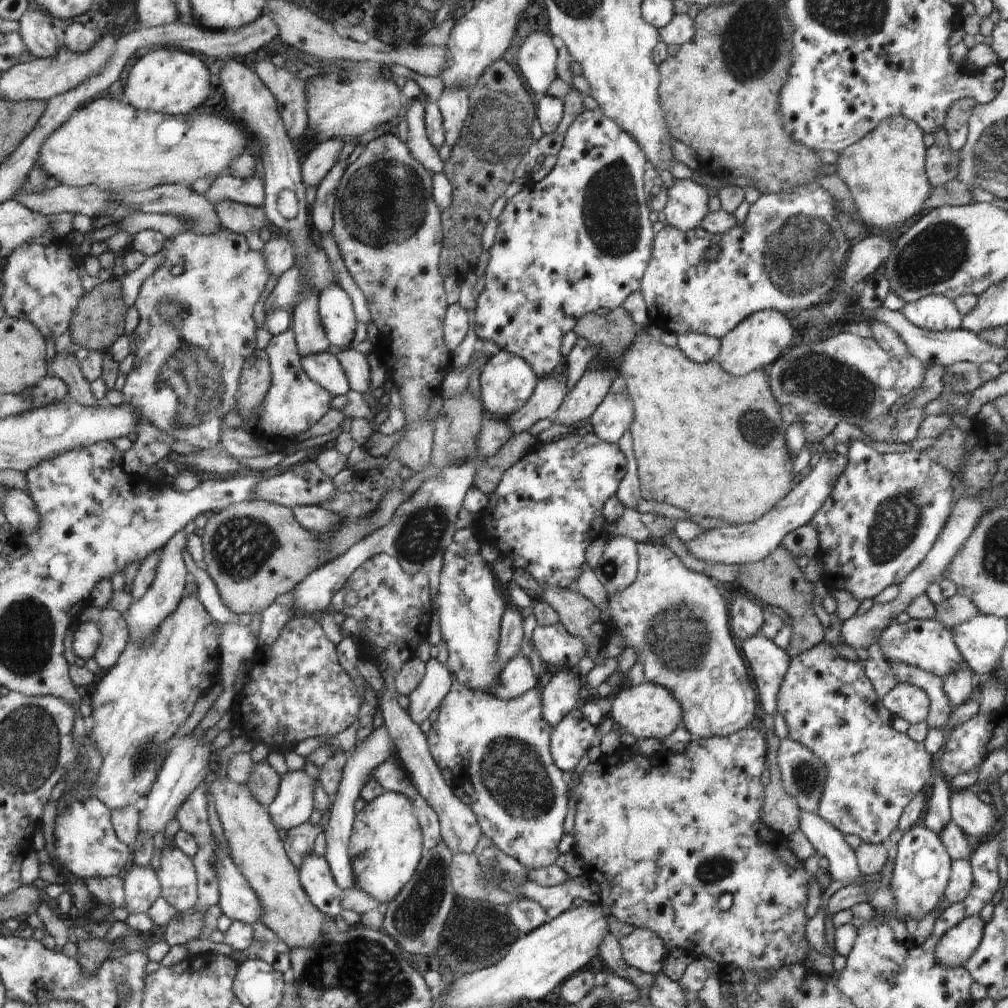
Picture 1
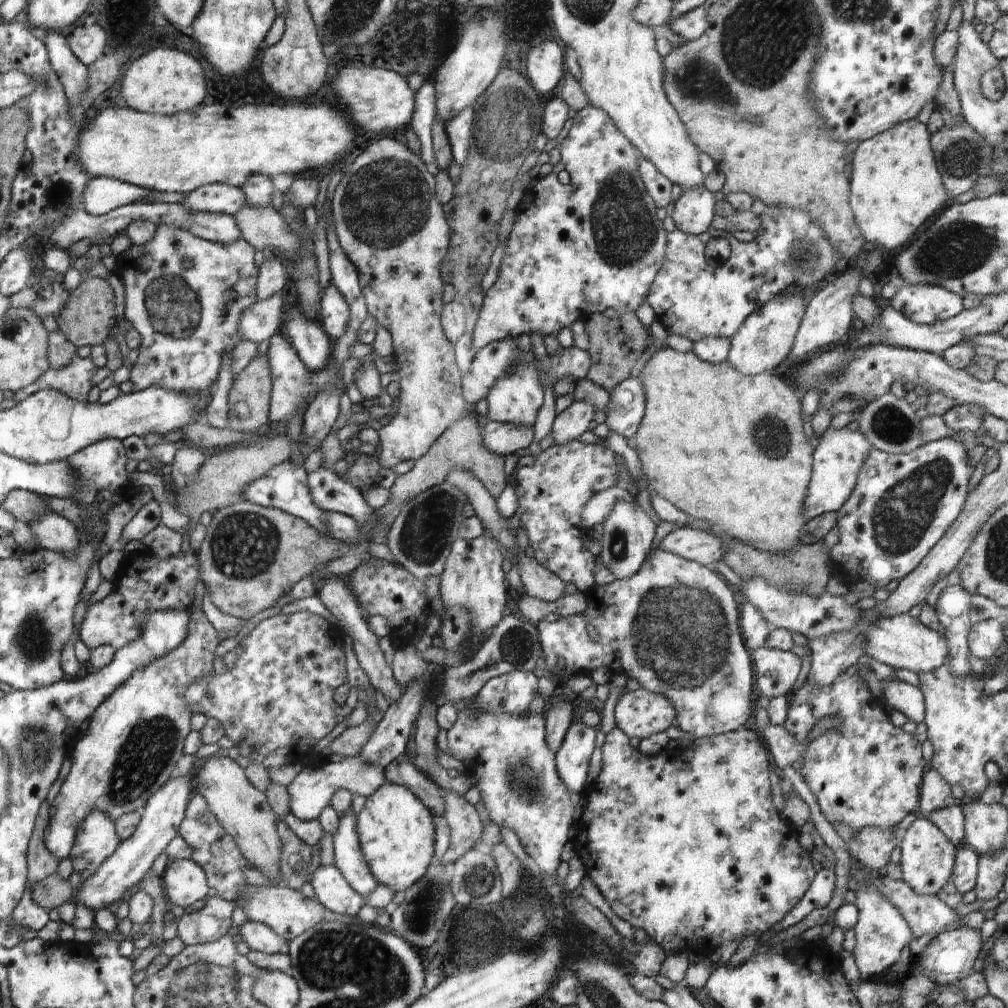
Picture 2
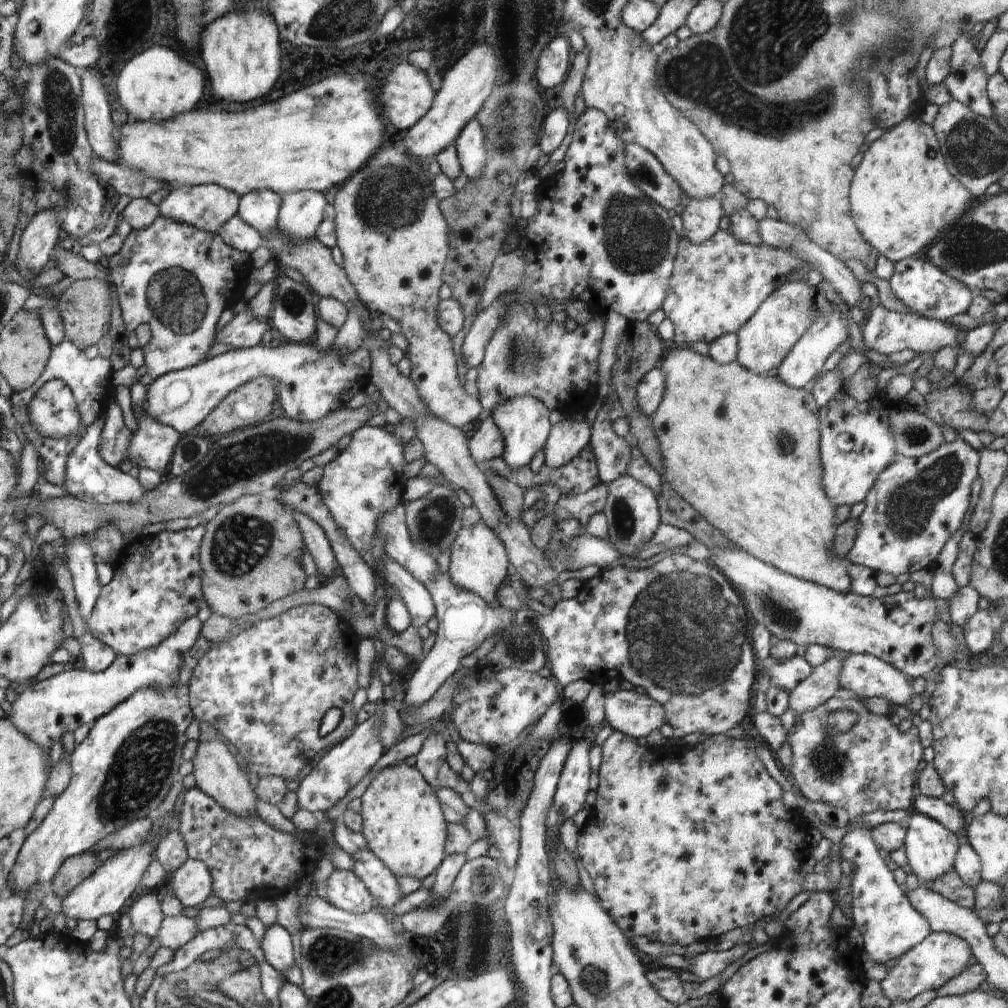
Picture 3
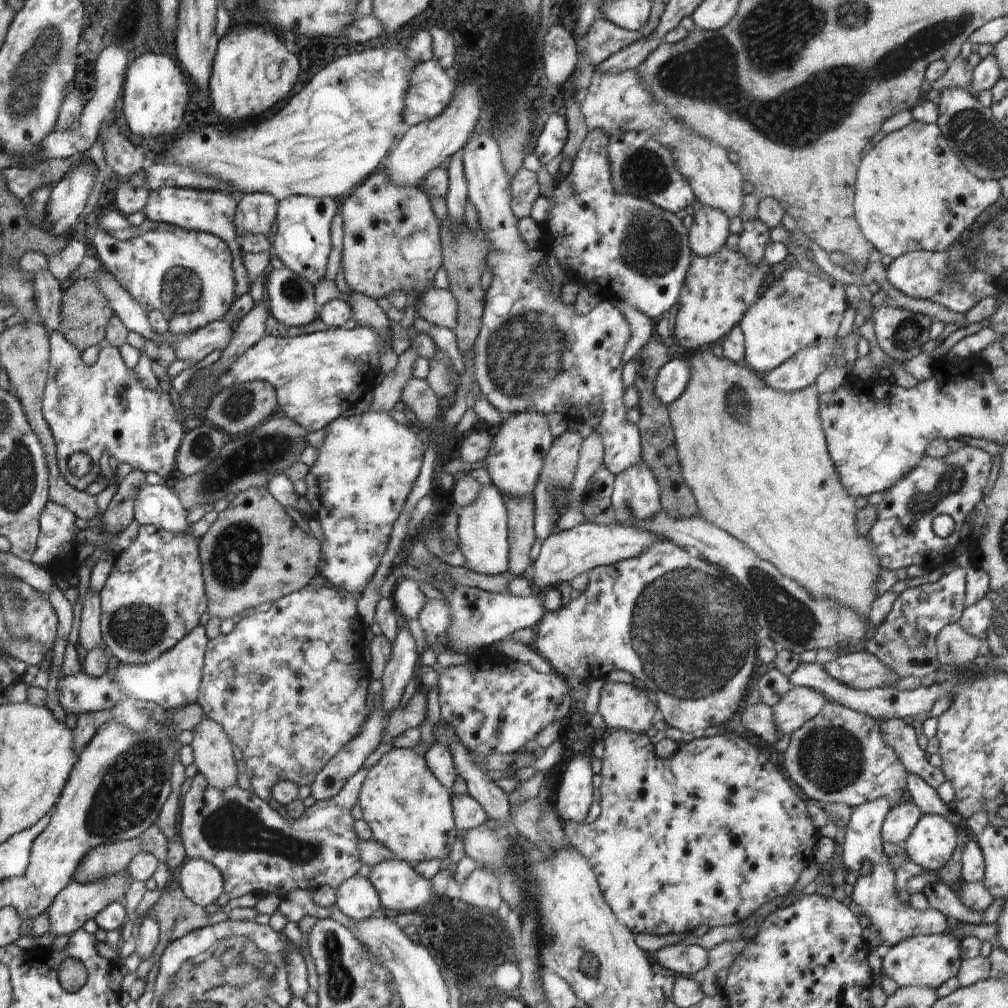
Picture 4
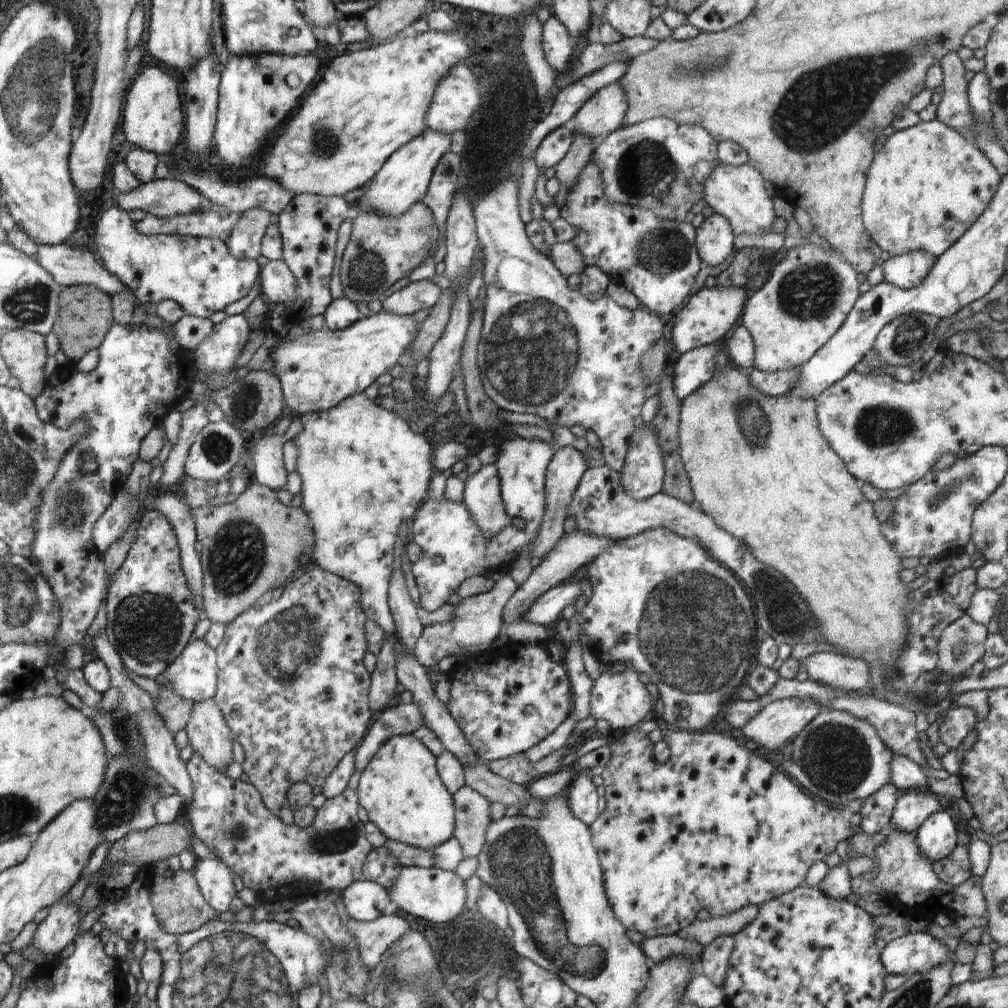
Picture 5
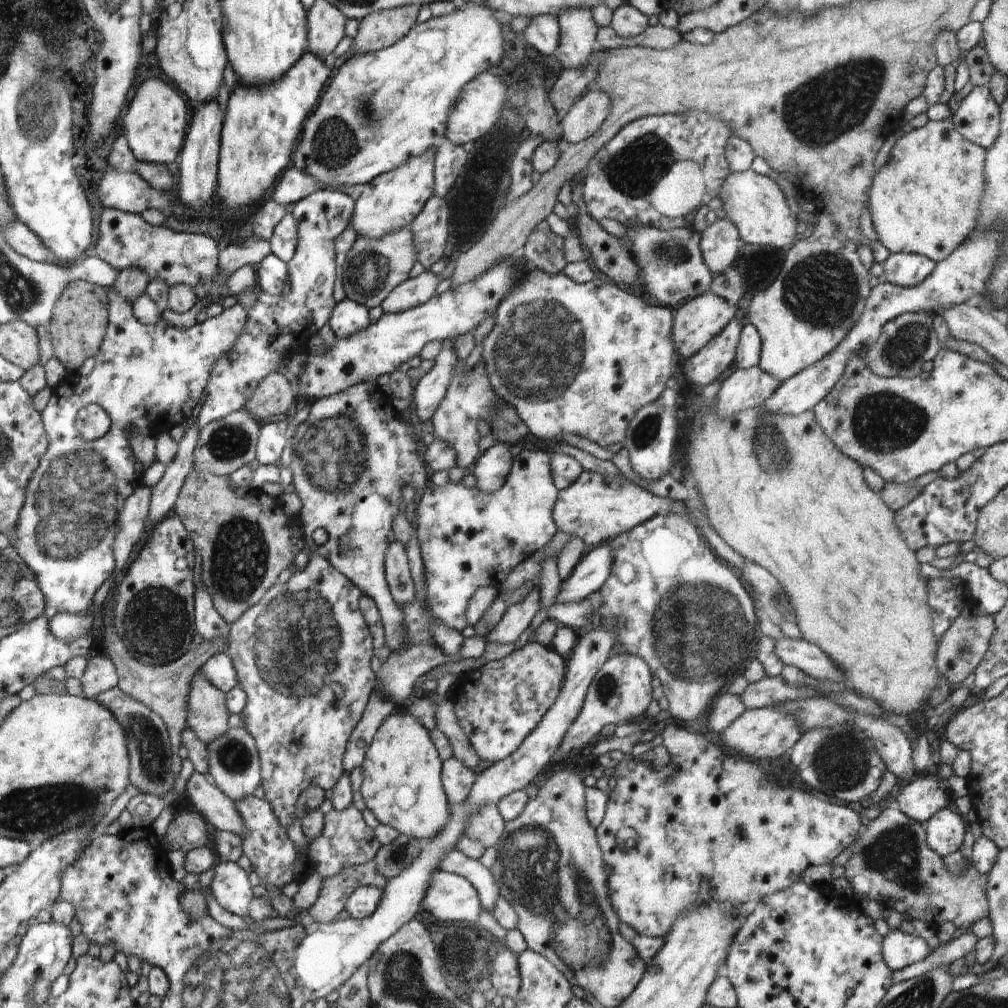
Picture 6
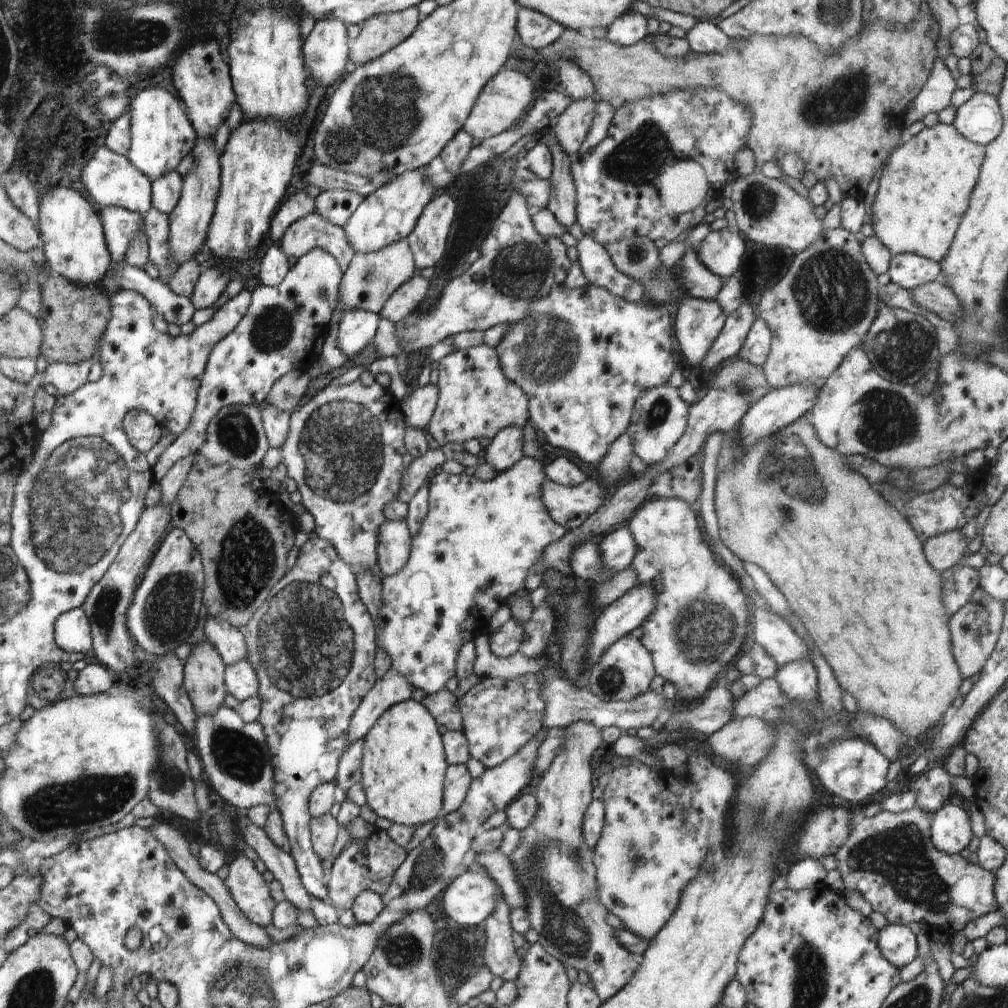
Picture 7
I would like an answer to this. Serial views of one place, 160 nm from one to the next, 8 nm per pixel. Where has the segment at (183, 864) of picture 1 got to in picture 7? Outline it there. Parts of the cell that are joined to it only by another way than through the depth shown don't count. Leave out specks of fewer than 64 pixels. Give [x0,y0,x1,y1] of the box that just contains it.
[223,855,274,927]

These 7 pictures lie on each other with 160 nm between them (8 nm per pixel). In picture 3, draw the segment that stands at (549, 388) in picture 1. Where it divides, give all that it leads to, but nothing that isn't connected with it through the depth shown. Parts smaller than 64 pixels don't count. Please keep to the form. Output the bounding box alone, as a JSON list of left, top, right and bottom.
[467,418,505,463]

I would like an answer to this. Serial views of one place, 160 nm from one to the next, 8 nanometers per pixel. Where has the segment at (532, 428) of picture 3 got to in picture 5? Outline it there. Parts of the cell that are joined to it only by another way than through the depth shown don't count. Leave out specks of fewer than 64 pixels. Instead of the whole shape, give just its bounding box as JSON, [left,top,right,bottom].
[409,437,552,612]

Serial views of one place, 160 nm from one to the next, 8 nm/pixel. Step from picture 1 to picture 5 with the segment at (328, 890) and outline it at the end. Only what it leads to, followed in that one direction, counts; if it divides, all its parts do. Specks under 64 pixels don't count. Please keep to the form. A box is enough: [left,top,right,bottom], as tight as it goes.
[340,881,396,921]

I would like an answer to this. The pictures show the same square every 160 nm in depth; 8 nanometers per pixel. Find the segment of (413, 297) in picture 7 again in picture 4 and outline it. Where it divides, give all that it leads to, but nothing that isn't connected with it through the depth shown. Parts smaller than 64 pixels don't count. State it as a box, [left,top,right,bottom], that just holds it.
[416,289,458,331]

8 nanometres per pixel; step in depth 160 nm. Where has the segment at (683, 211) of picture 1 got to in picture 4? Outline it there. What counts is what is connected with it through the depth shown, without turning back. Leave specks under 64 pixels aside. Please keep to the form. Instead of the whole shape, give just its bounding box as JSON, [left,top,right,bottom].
[690,206,730,256]

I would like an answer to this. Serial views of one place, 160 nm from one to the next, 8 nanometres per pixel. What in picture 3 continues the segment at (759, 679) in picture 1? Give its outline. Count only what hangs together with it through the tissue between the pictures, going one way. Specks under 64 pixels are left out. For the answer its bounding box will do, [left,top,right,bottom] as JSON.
[761,655,814,692]

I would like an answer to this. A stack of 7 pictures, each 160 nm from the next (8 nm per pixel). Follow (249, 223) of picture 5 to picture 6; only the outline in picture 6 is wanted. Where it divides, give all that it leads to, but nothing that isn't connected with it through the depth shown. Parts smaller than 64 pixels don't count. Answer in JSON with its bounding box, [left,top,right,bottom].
[220,234,271,279]

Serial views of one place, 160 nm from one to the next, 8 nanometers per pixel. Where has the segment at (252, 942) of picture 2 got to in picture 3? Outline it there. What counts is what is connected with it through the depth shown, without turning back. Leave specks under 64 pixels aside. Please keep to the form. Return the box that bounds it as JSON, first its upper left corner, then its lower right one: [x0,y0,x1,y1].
[261,924,294,975]

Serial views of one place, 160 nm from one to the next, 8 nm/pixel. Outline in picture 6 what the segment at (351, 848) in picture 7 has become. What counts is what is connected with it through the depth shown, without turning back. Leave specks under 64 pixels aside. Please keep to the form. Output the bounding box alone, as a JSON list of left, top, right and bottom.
[307,861,385,925]

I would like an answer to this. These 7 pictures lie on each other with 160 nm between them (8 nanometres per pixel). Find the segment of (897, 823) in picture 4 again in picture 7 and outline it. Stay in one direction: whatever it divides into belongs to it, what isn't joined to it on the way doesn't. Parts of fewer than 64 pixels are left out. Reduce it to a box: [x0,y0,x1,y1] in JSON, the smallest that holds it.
[910,766,951,814]

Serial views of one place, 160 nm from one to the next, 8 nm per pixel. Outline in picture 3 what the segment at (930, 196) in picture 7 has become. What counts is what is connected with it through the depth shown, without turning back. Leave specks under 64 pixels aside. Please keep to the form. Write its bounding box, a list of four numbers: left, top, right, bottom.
[850,117,973,263]

